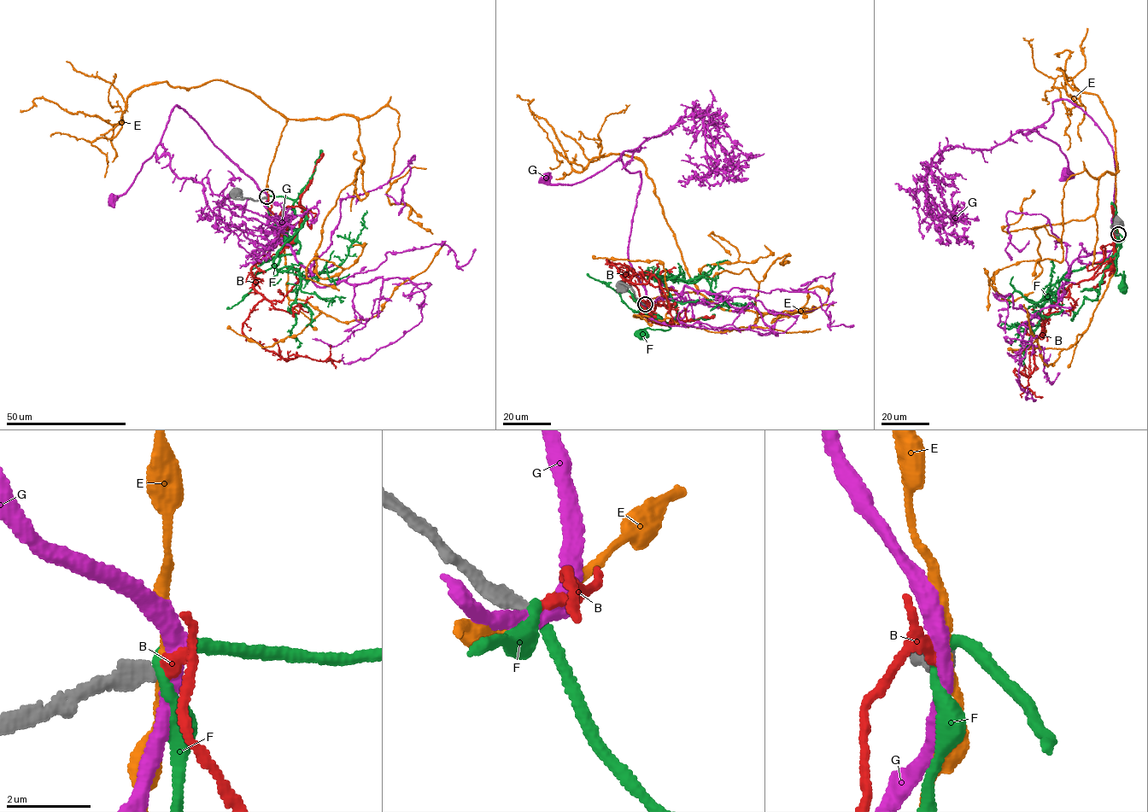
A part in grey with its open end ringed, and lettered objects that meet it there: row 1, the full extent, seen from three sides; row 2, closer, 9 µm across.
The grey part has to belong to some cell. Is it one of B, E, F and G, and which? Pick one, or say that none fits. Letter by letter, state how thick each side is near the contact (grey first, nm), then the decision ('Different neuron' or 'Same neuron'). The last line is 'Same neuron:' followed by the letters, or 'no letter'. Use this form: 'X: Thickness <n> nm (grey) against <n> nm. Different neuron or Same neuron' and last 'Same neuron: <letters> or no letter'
B: Thickness 280 nm (grey) against 280 nm. Same neuron
E: Thickness 320 nm (grey) against 180 nm. Different neuron
F: Thickness 320 nm (grey) against 240 nm. Different neuron
G: Thickness 280 nm (grey) against 360 nm. Different neuron
Same neuron: B

